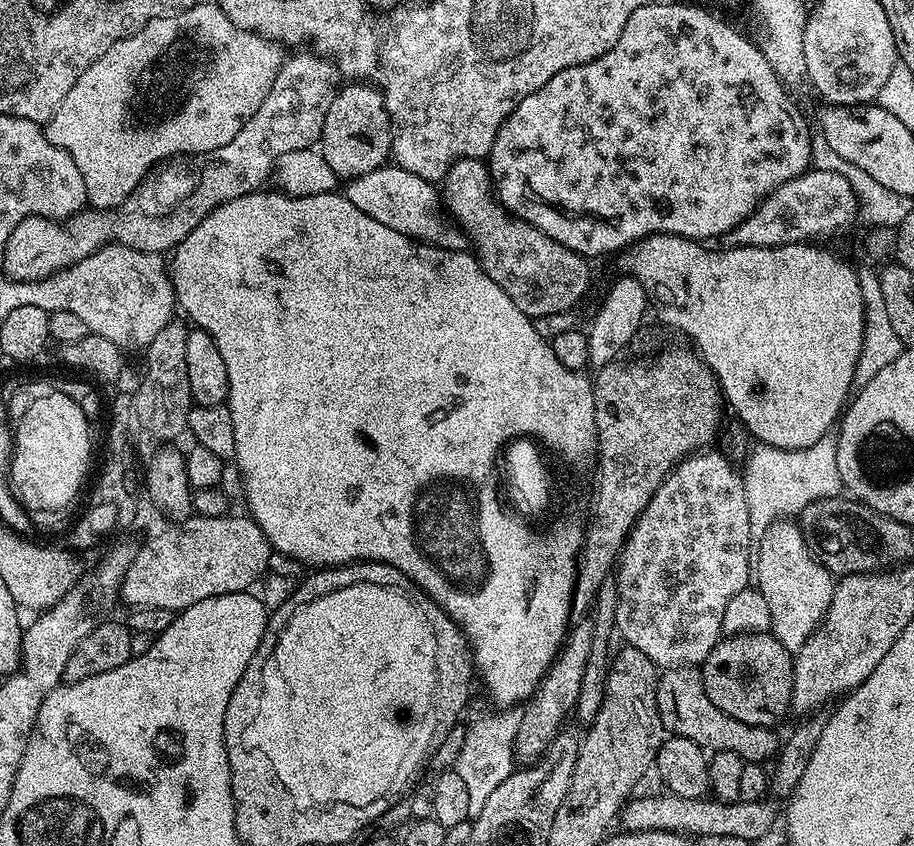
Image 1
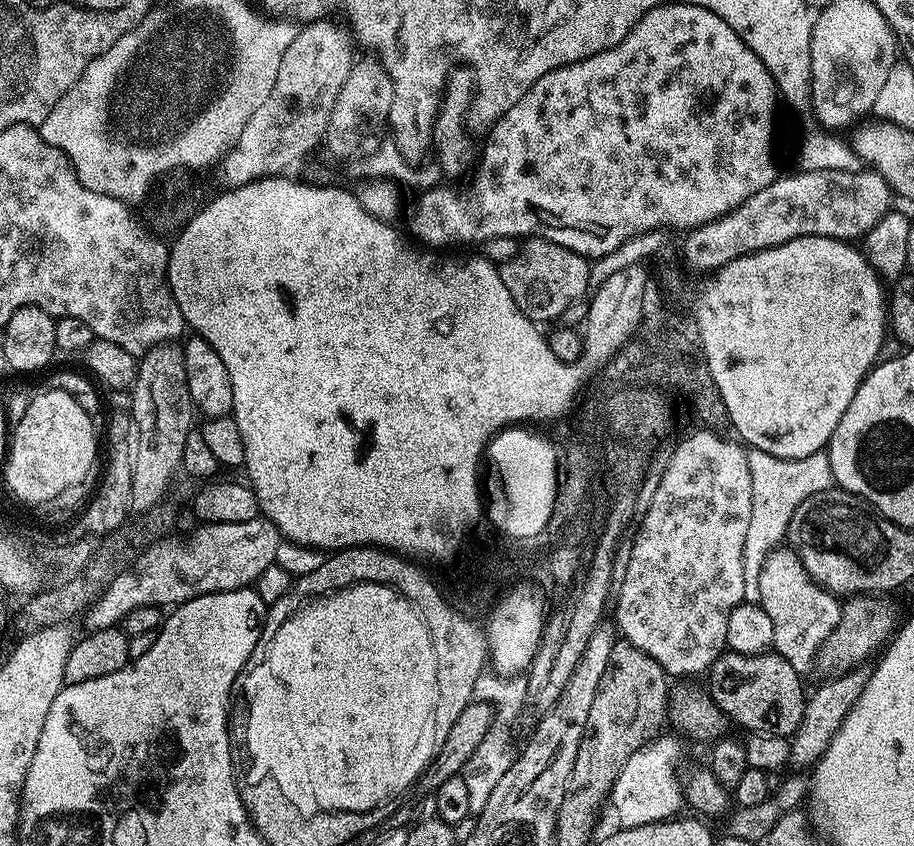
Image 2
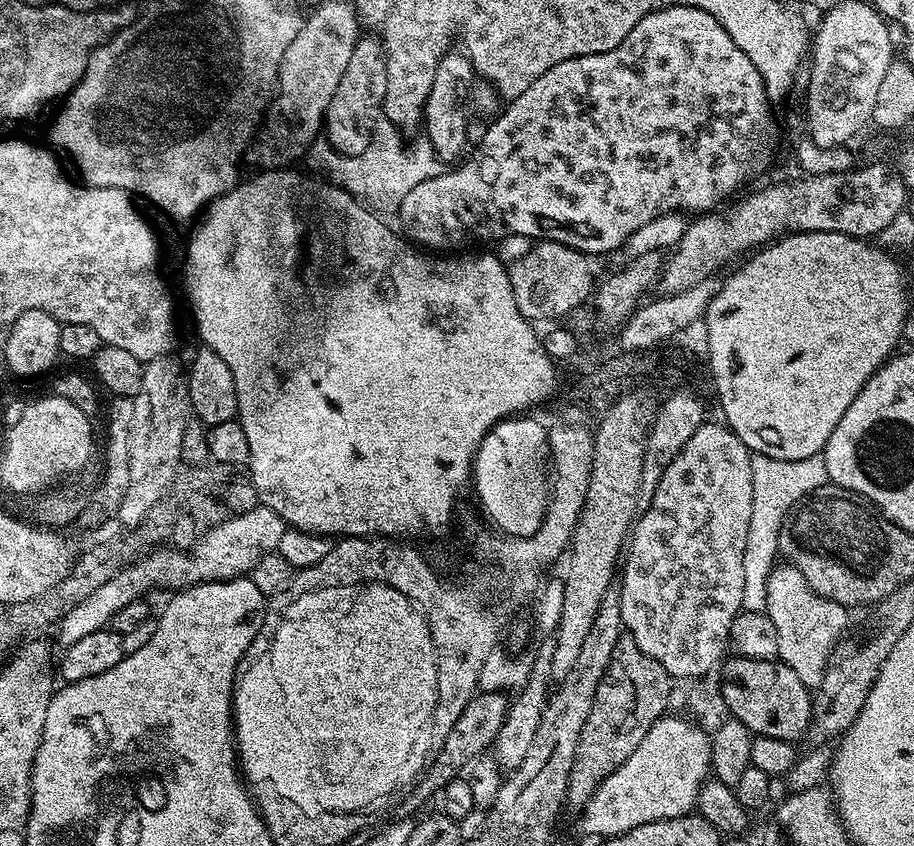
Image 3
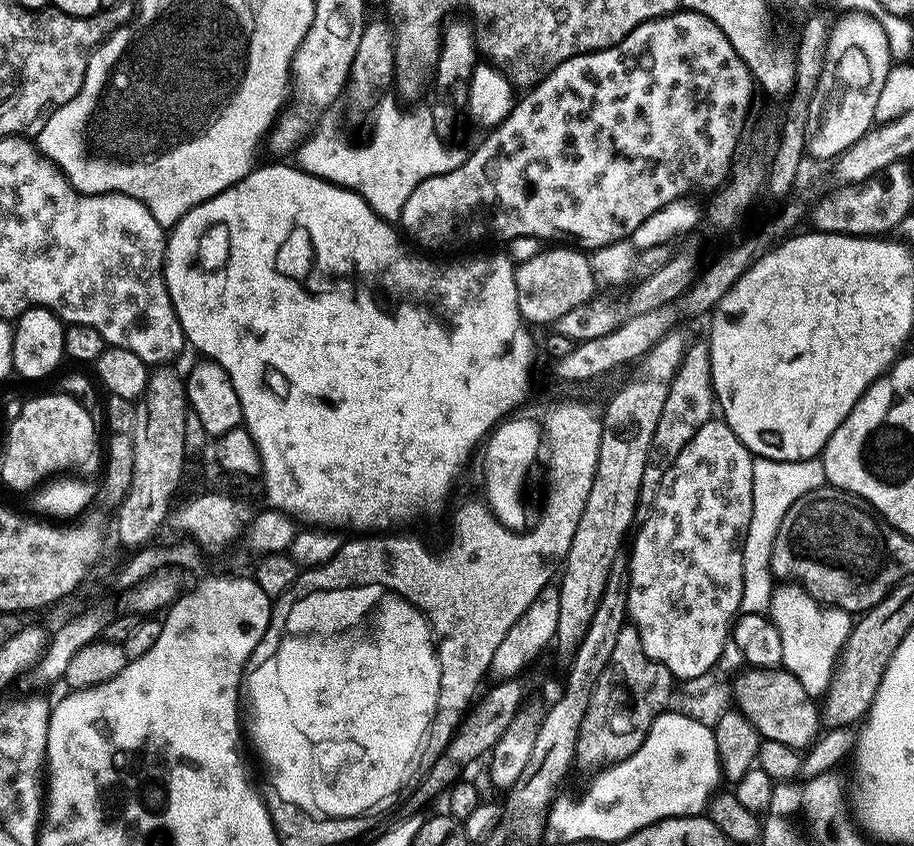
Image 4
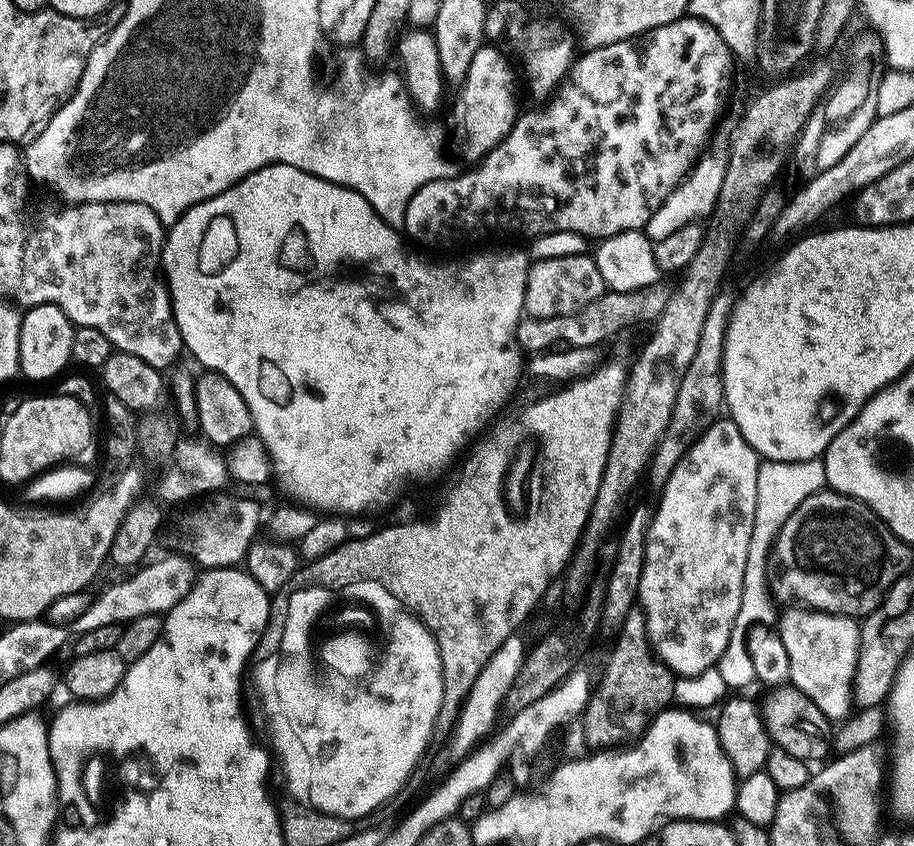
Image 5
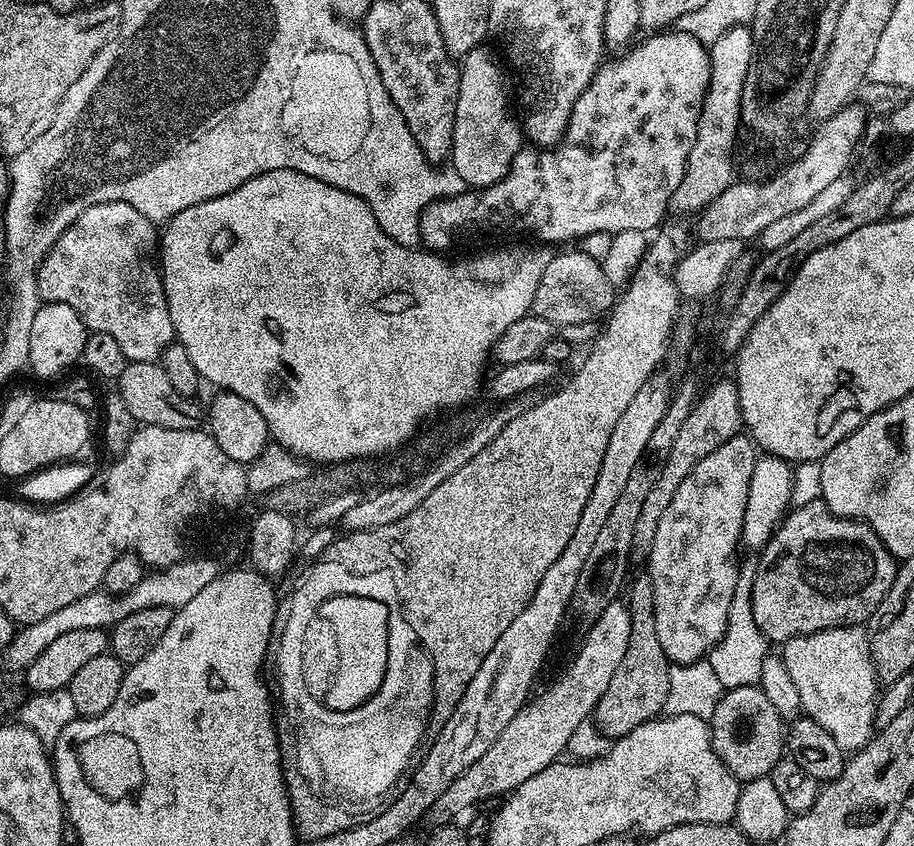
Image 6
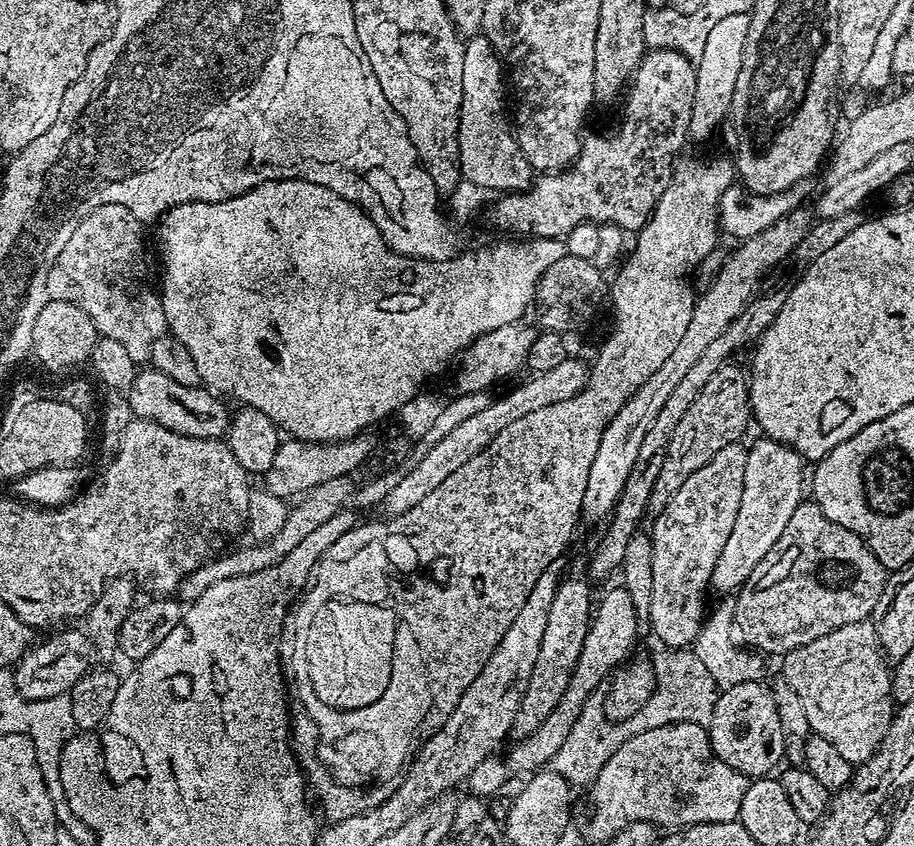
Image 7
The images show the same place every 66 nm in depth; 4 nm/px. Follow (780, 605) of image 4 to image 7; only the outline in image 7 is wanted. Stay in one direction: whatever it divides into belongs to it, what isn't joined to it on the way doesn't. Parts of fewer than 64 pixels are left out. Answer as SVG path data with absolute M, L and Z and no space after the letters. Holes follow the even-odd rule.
M871 619L842 626L783 657L783 683L801 700L806 722L848 764L865 764L878 750L894 715L892 673L876 643Z

